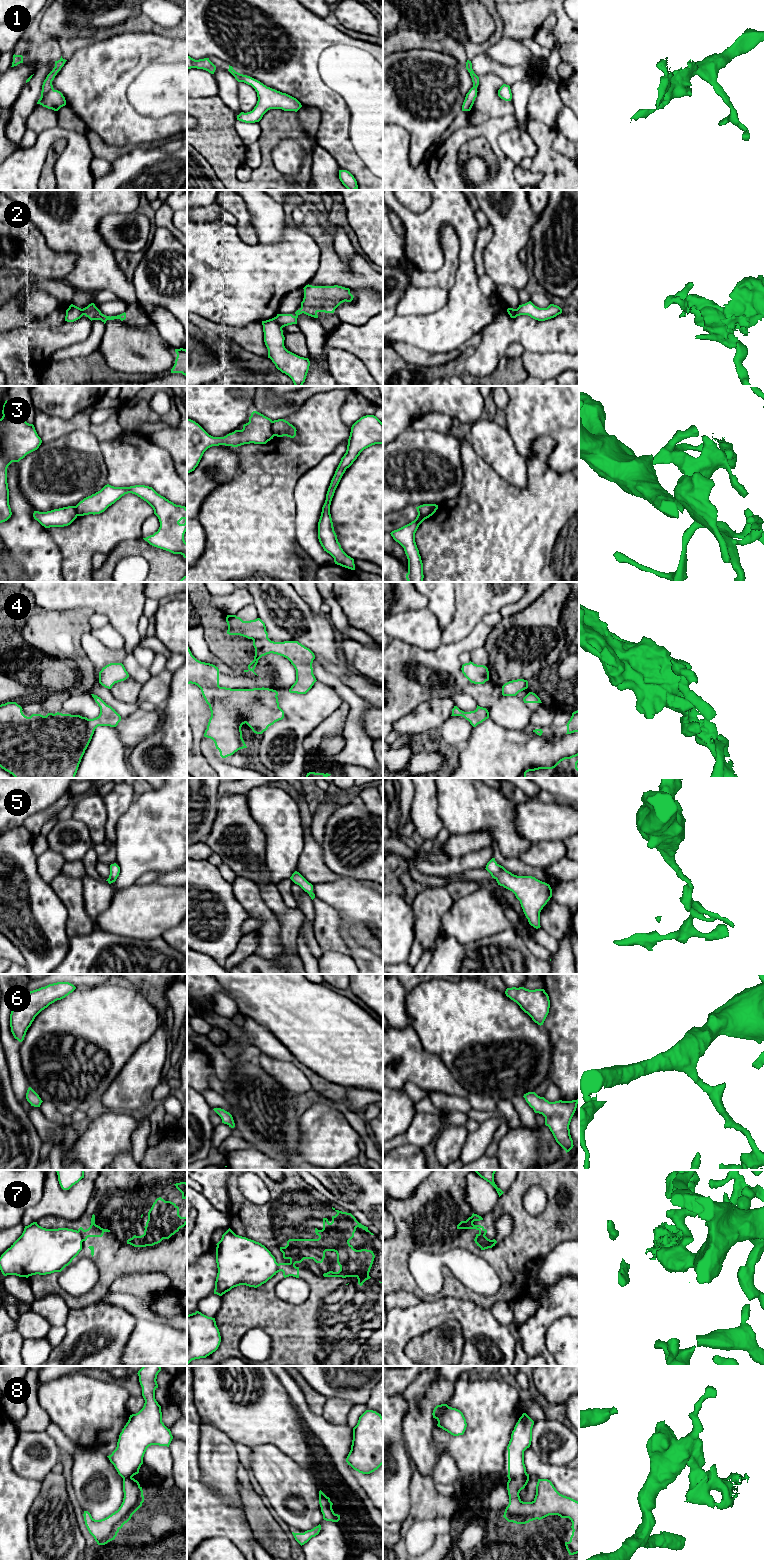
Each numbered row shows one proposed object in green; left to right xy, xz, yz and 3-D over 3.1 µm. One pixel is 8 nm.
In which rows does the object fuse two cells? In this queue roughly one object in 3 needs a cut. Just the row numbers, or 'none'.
2, 3, 7, 8

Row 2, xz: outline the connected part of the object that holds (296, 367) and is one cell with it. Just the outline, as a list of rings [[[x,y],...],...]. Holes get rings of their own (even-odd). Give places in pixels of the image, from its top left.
[[[275,317],[262,321],[262,325],[268,358],[272,360],[278,370],[292,379],[295,386],[302,386],[309,370],[309,359],[300,357],[285,348],[283,327]]]

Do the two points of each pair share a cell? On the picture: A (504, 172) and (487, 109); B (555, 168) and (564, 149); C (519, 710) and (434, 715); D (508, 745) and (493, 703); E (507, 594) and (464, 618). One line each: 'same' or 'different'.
A: different
B: different
C: different
D: different
E: same

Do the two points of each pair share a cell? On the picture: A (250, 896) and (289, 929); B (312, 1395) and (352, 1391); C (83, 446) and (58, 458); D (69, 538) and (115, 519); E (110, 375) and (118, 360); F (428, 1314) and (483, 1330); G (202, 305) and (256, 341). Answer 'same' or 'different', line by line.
A: different
B: different
C: same
D: same
E: different
F: same
G: different

